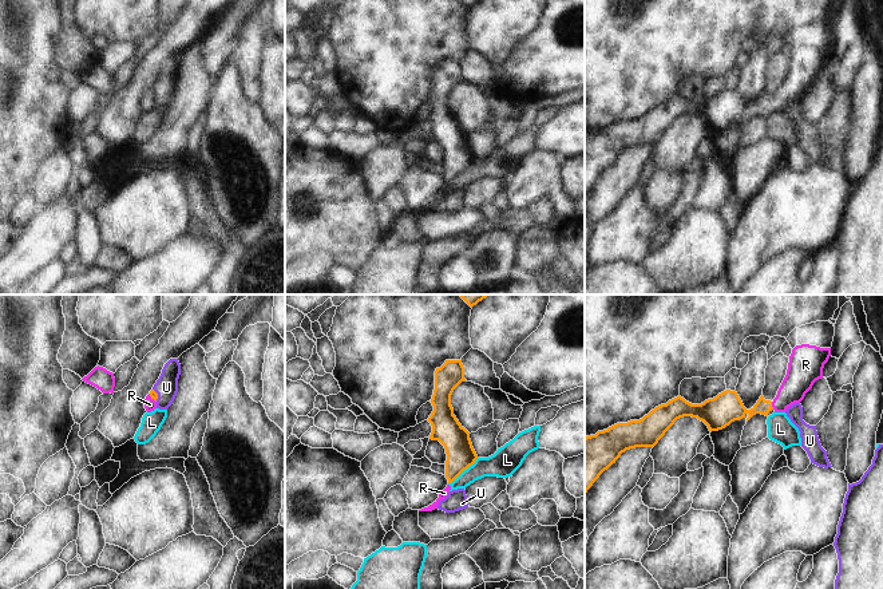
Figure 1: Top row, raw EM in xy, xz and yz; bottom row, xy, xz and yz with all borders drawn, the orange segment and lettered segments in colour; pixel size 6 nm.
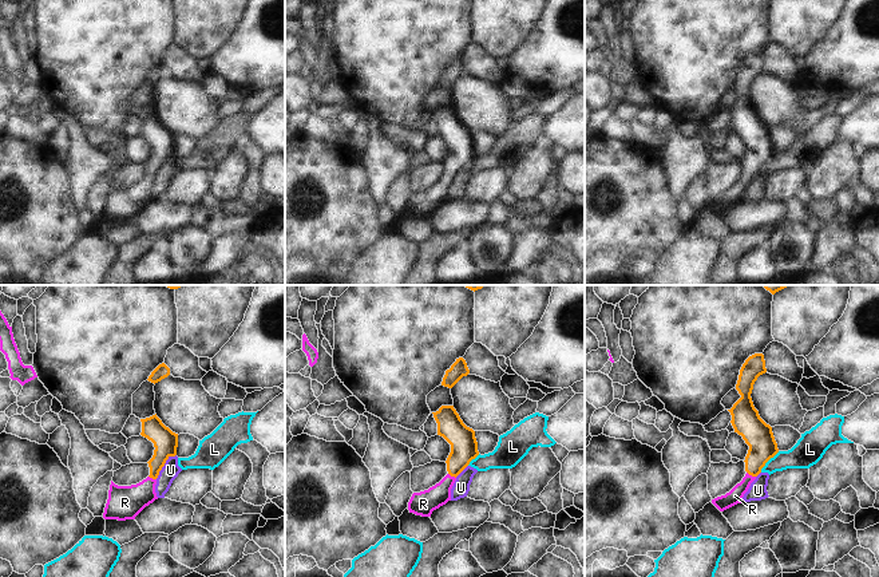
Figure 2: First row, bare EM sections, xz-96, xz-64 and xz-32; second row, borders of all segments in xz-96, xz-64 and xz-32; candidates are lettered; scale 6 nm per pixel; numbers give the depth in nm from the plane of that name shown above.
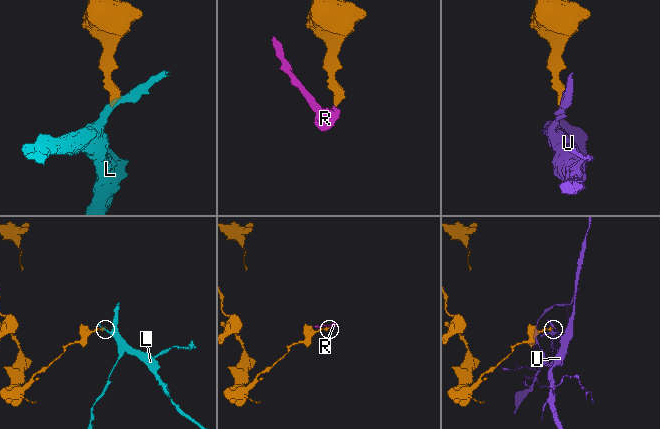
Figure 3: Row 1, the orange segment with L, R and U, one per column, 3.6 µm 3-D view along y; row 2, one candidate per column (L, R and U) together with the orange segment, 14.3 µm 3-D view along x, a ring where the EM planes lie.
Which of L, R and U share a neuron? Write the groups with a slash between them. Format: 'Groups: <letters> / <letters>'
Groups: L / R / U.

